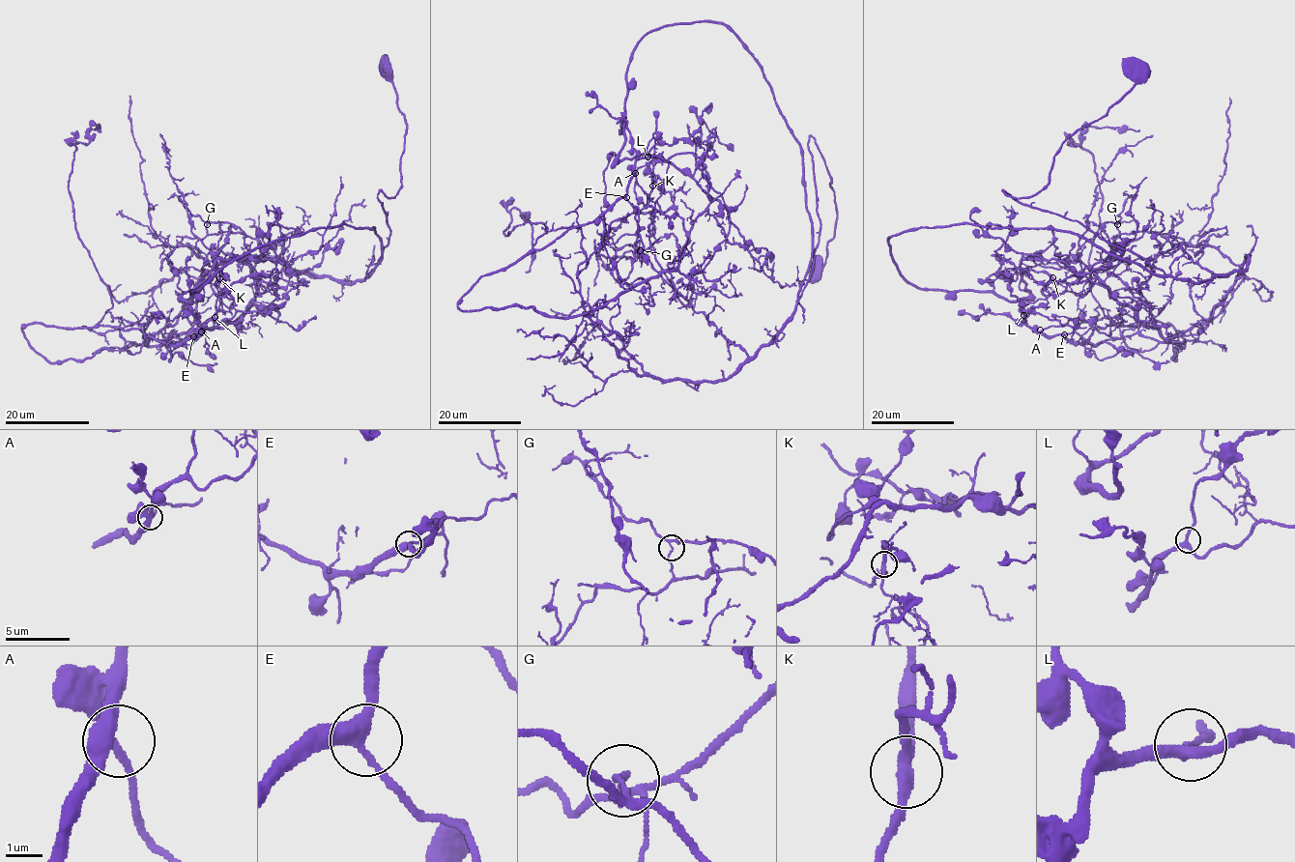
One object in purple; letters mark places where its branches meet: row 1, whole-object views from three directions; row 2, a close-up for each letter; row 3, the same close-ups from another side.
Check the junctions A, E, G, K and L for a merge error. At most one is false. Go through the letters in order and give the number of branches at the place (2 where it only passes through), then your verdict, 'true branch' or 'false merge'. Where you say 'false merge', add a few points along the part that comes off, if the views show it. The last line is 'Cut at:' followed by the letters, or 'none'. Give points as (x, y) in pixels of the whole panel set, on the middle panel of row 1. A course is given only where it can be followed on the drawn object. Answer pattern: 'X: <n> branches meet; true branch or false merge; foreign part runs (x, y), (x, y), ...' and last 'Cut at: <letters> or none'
A: 3 branches meet; true branch
E: 3 branches meet; true branch
G: 3 branches meet; false merge; foreign part runs (640, 250), (687, 238), (583, 314), (458, 305), (602, 215), (639, 158), (693, 153), (730, 208), (746, 185)
K: 3 branches meet; true branch
L: 3 branches meet; true branch
Cut at: G

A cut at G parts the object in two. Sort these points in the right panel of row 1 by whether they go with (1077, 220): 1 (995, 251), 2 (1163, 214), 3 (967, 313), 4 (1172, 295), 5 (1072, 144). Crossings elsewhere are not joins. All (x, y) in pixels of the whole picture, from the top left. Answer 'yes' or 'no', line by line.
1: no
2: no
3: no
4: no
5: no

